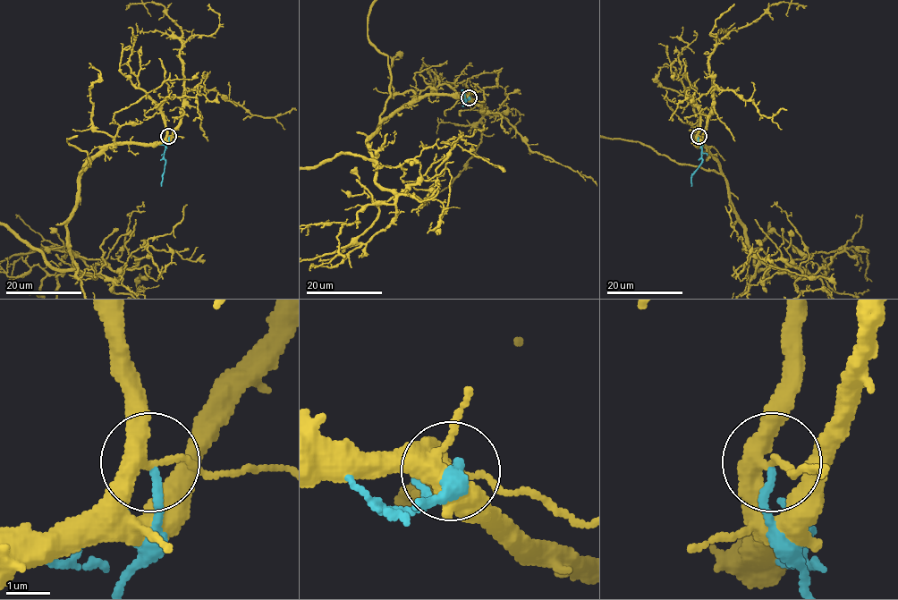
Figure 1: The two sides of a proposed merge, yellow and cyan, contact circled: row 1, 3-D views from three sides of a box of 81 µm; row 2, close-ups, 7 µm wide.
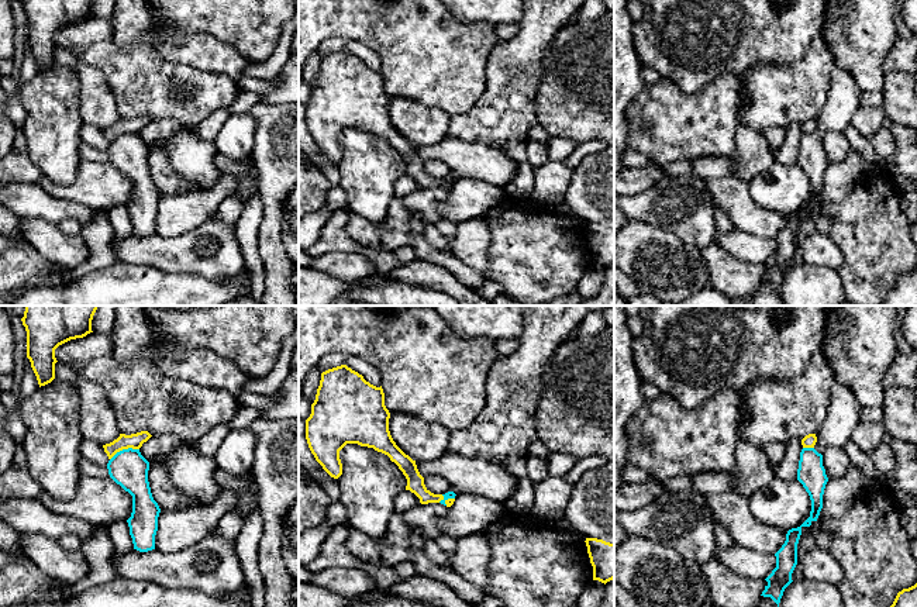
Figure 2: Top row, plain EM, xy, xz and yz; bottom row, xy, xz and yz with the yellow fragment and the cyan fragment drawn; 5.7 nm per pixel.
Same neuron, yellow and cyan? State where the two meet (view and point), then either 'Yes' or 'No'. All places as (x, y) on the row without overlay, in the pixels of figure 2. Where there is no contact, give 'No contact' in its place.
Touches yellow at xy (124, 133). No

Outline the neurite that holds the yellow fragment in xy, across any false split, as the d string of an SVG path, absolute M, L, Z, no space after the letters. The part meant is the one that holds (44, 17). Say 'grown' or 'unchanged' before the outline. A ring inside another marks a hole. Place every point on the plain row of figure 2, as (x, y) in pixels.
unchanged | M24 0L27 15L27 42L38 69L45 70L55 63L55 34L92 15L93 0Z

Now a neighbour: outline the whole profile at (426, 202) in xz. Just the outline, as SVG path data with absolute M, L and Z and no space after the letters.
M454 176L442 179L444 183L439 187L420 189L408 193L401 199L404 207L410 213L418 213L425 221L437 225L444 217L439 213L439 206L447 200L448 190L445 186L448 183L455 183Z

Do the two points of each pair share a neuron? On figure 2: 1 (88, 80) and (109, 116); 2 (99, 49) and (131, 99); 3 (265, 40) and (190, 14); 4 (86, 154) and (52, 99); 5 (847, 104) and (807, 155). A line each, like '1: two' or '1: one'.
1: one
2: one
3: one
4: two
5: one

